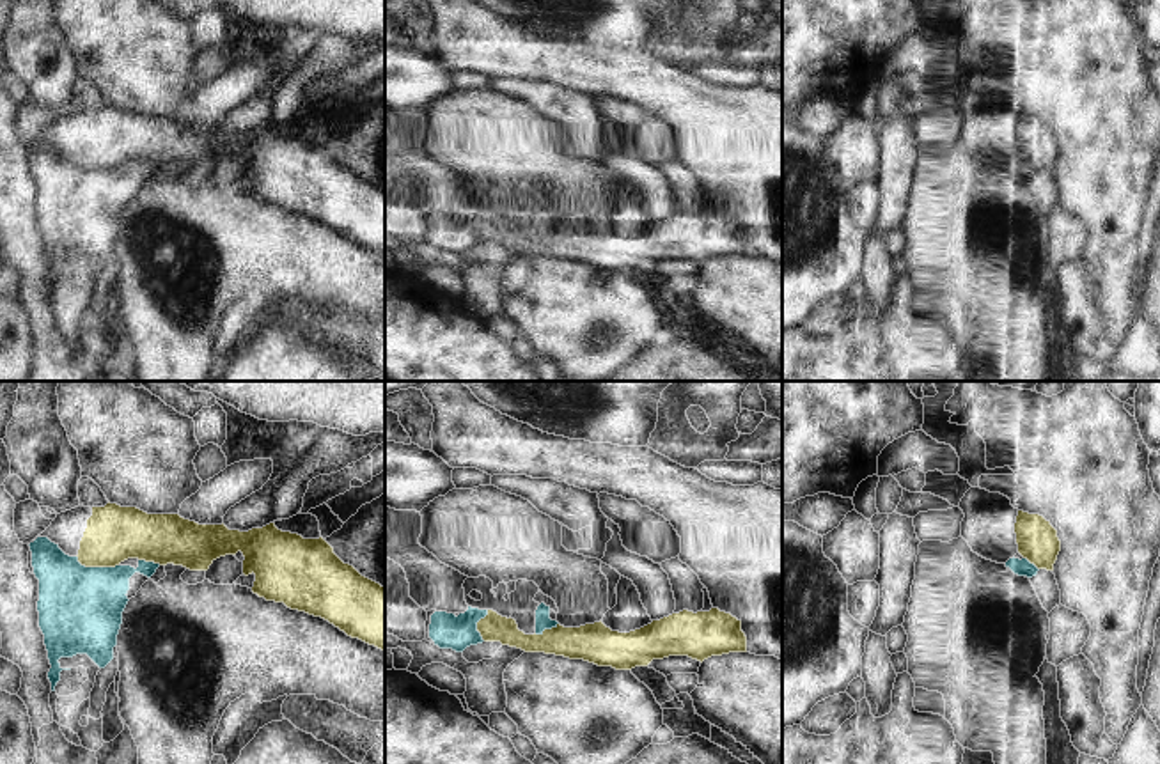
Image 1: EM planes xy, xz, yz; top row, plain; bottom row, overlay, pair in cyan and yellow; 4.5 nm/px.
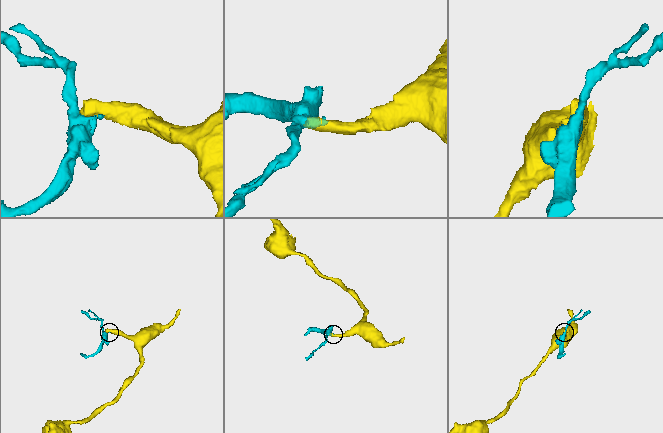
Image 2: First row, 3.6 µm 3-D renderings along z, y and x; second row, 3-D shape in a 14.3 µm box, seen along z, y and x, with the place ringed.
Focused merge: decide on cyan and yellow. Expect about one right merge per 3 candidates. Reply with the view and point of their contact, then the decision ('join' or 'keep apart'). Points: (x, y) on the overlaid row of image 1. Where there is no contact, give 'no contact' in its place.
xy (96, 568) | keep apart

